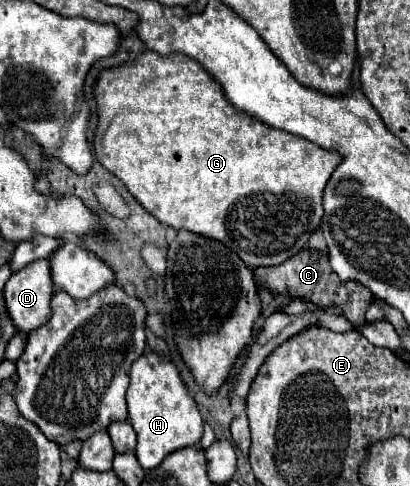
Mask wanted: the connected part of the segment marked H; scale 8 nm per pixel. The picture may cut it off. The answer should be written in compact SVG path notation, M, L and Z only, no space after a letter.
M147 352L131 366L131 386L127 390L127 408L129 422L137 432L137 460L149 470L161 464L165 456L171 452L193 446L201 440L203 434L203 418L199 408L183 384L179 370L173 362L161 358L157 352Z

